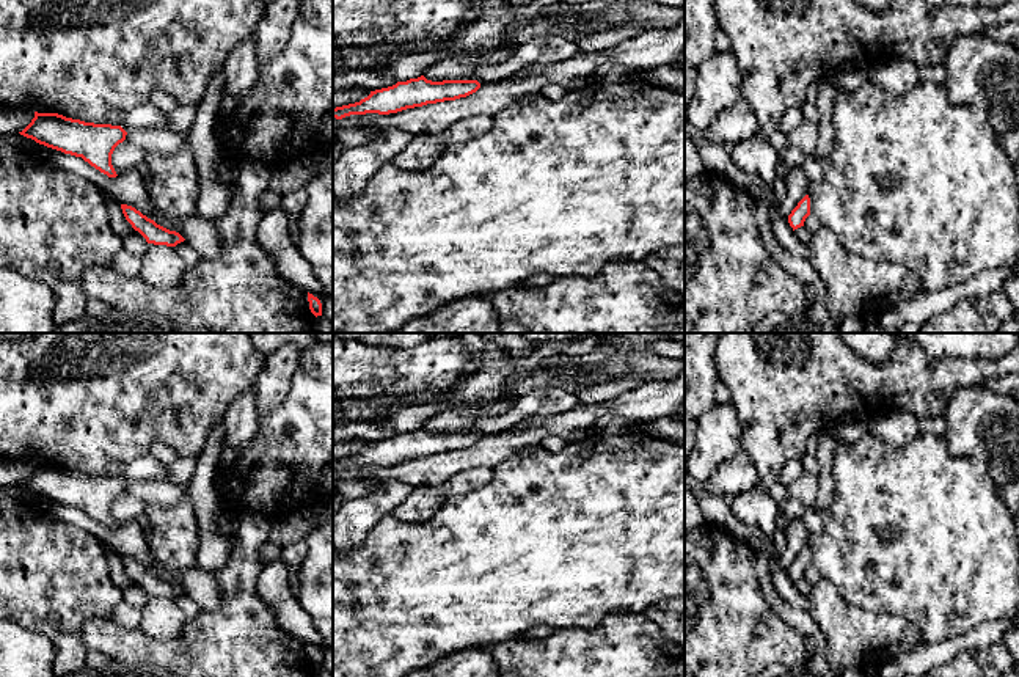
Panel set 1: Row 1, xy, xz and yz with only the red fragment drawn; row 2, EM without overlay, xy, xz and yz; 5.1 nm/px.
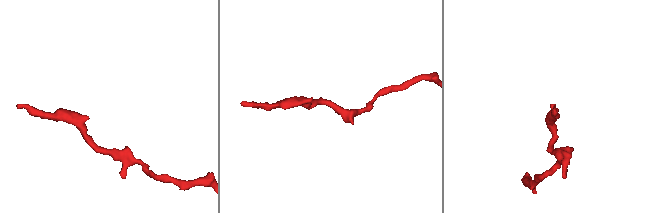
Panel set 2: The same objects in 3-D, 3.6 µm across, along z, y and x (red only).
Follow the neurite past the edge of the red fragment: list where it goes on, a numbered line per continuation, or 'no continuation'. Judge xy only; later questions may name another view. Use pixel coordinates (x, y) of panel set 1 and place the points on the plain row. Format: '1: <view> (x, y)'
1: xy (145, 468)

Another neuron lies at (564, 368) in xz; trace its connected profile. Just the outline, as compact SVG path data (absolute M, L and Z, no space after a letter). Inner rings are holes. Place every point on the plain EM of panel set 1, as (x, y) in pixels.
M561 357L561 358L551 360L548 364L545 364L540 372L568 380L579 369L581 368L573 360L570 360L567 357Z

